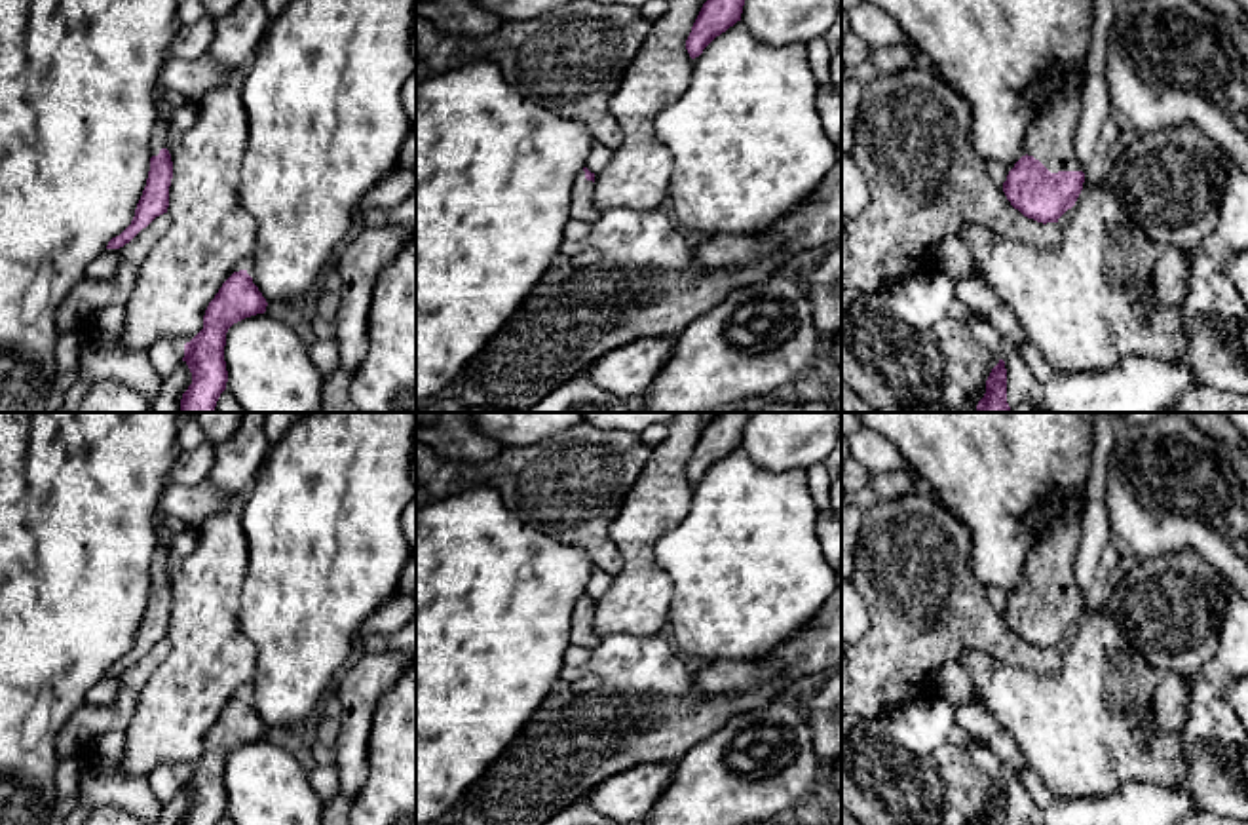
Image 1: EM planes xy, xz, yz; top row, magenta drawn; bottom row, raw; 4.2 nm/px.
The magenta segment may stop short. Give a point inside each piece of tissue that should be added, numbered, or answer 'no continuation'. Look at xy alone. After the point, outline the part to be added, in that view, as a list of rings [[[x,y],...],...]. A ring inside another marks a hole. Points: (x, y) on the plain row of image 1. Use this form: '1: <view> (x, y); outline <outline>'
1: xy (160, 557); outline [[[158,519],[158,530],[160,530],[160,546],[154,551],[154,563],[152,563],[152,582],[158,582],[161,574],[167,574],[167,553],[165,553],[165,532]]]

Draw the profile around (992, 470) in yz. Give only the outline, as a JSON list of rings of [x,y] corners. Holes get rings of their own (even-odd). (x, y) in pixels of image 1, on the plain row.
[[[859,412],[859,416],[864,428],[878,432],[898,449],[904,462],[914,470],[917,487],[931,492],[940,506],[950,509],[967,527],[971,534],[971,568],[986,589],[1005,587],[1014,591],[1026,582],[1030,551],[1037,542],[1033,519],[1047,500],[1073,498],[1077,494],[1087,496],[1094,443],[1094,412]]]

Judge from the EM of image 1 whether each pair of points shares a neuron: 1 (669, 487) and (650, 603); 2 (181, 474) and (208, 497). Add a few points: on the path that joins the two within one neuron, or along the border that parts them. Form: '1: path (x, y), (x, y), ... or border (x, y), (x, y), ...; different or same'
1: path (646, 516), (642, 521), (642, 575); same
2: border (206, 478), (190, 485), (170, 483); different

